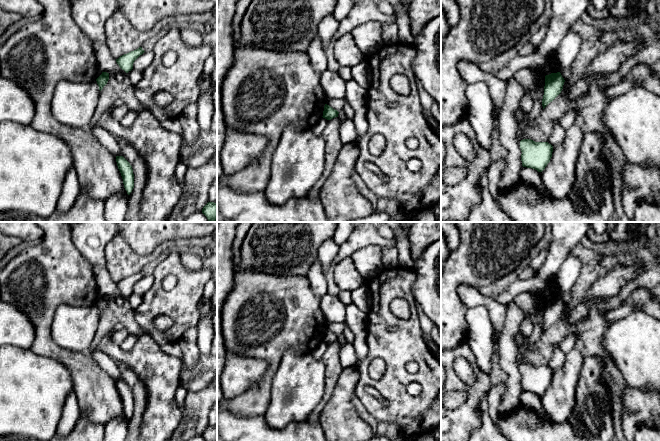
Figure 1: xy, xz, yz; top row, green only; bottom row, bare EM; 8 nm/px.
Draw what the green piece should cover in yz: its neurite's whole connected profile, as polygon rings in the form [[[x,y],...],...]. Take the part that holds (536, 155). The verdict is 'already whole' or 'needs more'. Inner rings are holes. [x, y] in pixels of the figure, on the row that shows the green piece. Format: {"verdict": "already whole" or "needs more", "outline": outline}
{"verdict": "already whole", "outline": [[[531,139],[520,141],[522,166],[542,172],[550,162],[553,146],[548,142],[535,142]]]}

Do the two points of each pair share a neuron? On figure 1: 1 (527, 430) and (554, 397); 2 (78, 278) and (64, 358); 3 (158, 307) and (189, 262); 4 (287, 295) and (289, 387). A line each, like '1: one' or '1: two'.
1: two
2: one
3: two
4: two

